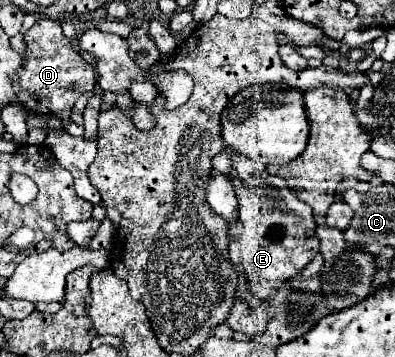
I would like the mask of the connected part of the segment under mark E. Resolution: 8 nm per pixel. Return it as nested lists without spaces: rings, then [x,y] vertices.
[[[241,180],[235,184],[237,196],[239,196],[239,222],[243,224],[245,232],[241,238],[241,272],[247,276],[253,294],[259,300],[271,300],[277,288],[281,288],[283,282],[293,280],[319,252],[319,238],[315,234],[317,220],[313,218],[309,206],[295,198],[295,194],[289,188],[269,188],[269,186],[257,186],[249,184],[245,186]]]

